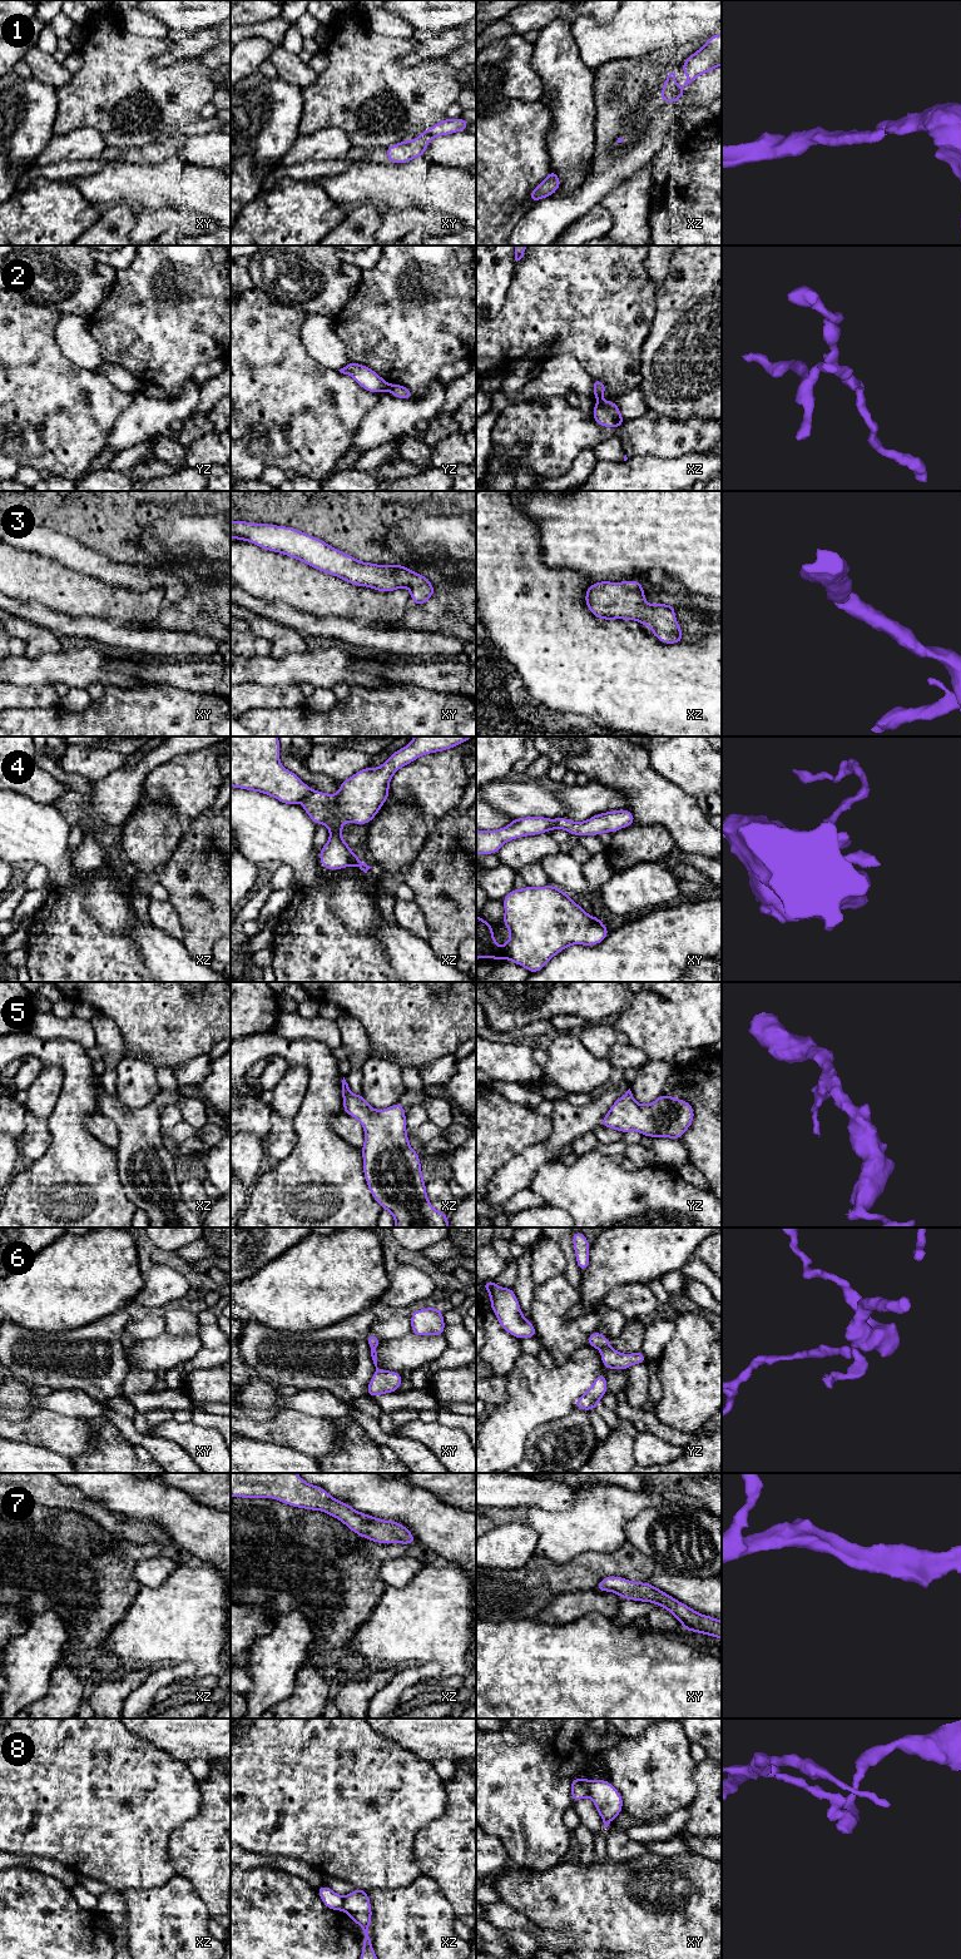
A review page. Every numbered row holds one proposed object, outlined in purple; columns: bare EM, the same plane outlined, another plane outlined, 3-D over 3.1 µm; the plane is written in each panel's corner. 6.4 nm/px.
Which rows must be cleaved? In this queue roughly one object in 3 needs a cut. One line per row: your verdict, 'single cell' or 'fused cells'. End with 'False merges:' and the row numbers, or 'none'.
1: single cell
2: fused cells
3: single cell
4: fused cells
5: single cell
6: fused cells
7: single cell
8: fused cells
False merges: 2, 4, 6, 8

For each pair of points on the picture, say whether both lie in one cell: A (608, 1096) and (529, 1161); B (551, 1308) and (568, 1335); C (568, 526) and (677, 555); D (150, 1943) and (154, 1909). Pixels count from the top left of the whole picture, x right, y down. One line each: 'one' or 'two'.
A: one
B: one
C: one
D: one

